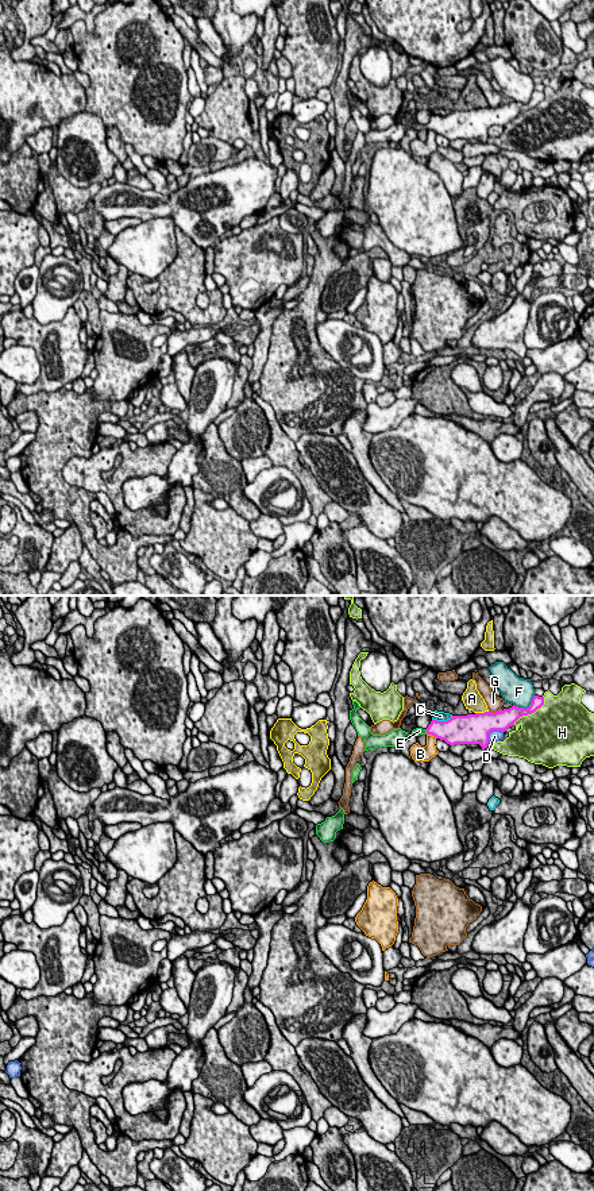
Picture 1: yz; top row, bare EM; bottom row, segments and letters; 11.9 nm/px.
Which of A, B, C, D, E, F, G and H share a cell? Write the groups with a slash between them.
A / B / C / D / E / F / G / H

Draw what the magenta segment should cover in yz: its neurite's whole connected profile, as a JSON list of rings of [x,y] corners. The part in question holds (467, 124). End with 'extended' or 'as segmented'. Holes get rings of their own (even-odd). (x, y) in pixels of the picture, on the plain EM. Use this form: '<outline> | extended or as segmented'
[[[533,90],[531,100],[524,104],[512,101],[498,107],[485,107],[467,111],[452,111],[447,116],[432,115],[427,124],[416,123],[412,128],[432,130],[444,135],[450,140],[455,139],[479,139],[482,144],[487,143],[489,128],[491,126],[505,127],[509,122],[522,112],[535,108],[544,100],[544,92]]] | extended

